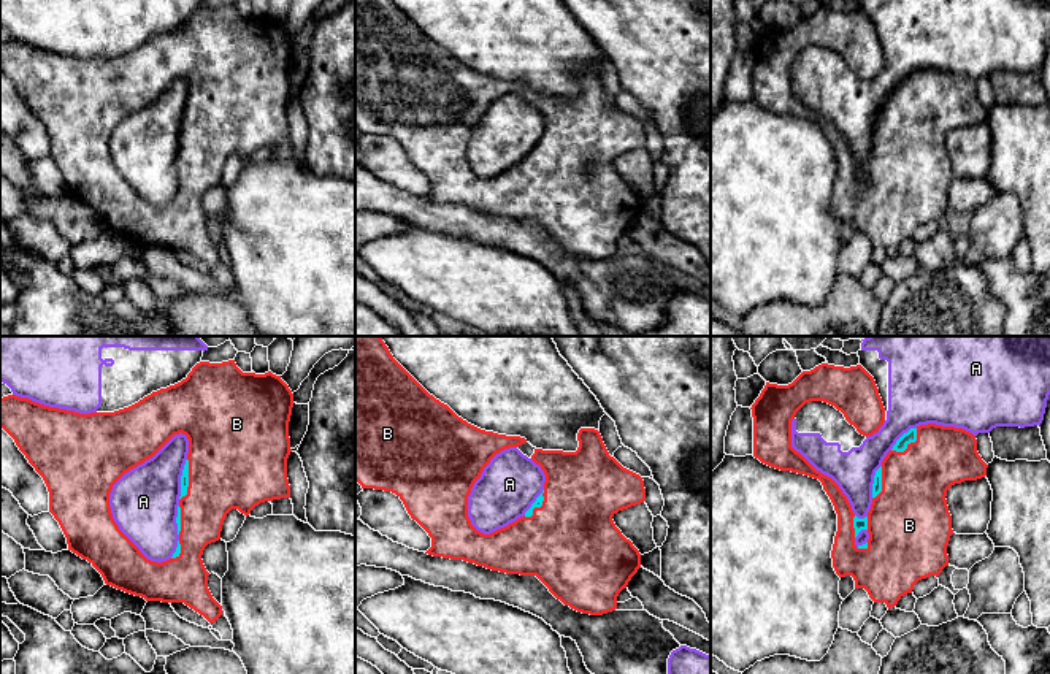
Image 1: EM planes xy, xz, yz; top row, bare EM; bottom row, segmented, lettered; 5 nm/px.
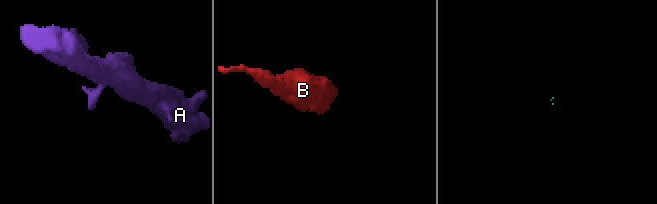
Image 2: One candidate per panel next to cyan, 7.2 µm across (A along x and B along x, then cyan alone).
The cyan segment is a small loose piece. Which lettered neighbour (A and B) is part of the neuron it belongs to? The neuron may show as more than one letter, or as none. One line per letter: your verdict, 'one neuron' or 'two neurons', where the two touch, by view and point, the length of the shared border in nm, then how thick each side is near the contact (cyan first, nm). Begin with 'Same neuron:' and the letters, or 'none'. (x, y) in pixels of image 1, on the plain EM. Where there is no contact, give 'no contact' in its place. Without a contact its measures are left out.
Same neuron: B
A: two neurons; meets cyan in xy at (181, 124); contact 220 nm long; 50 nm thick on the cyan side, 340 nm on the other
B: one neuron; meets cyan in xy at (187, 124); contact 220 nm long; 50 nm thick on the cyan side, 460 nm on the other

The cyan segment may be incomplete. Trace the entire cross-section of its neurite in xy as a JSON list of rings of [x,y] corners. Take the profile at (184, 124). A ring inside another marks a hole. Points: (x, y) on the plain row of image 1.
[[[235,5],[200,6],[181,27],[114,57],[79,59],[8,40],[0,43],[0,73],[43,122],[49,157],[59,167],[68,195],[87,205],[106,230],[146,246],[184,247],[214,268],[224,255],[208,233],[203,195],[220,184],[232,154],[247,162],[260,147],[290,143],[287,103],[292,97],[292,52],[293,38],[281,21],[271,16],[243,17]],[[179,78],[189,84],[176,162],[179,186],[173,201],[157,208],[148,205],[119,174],[109,138],[125,117],[152,103]]]

